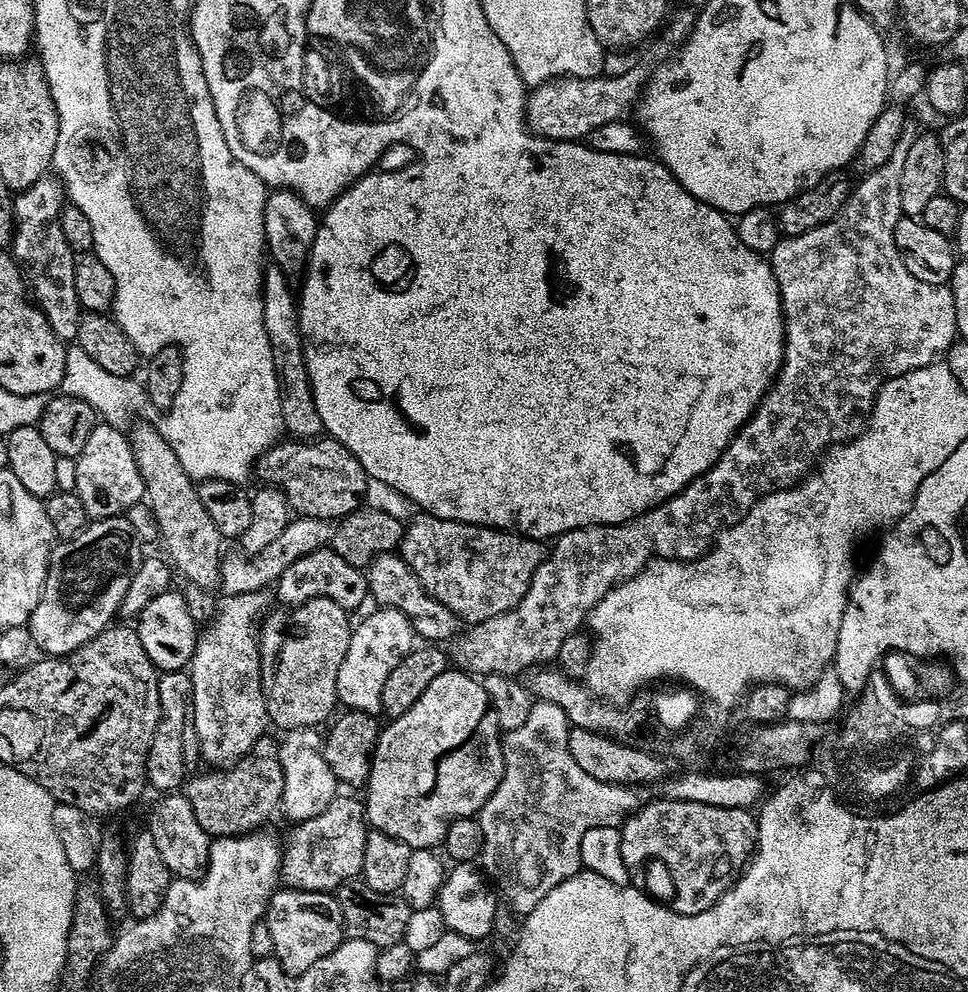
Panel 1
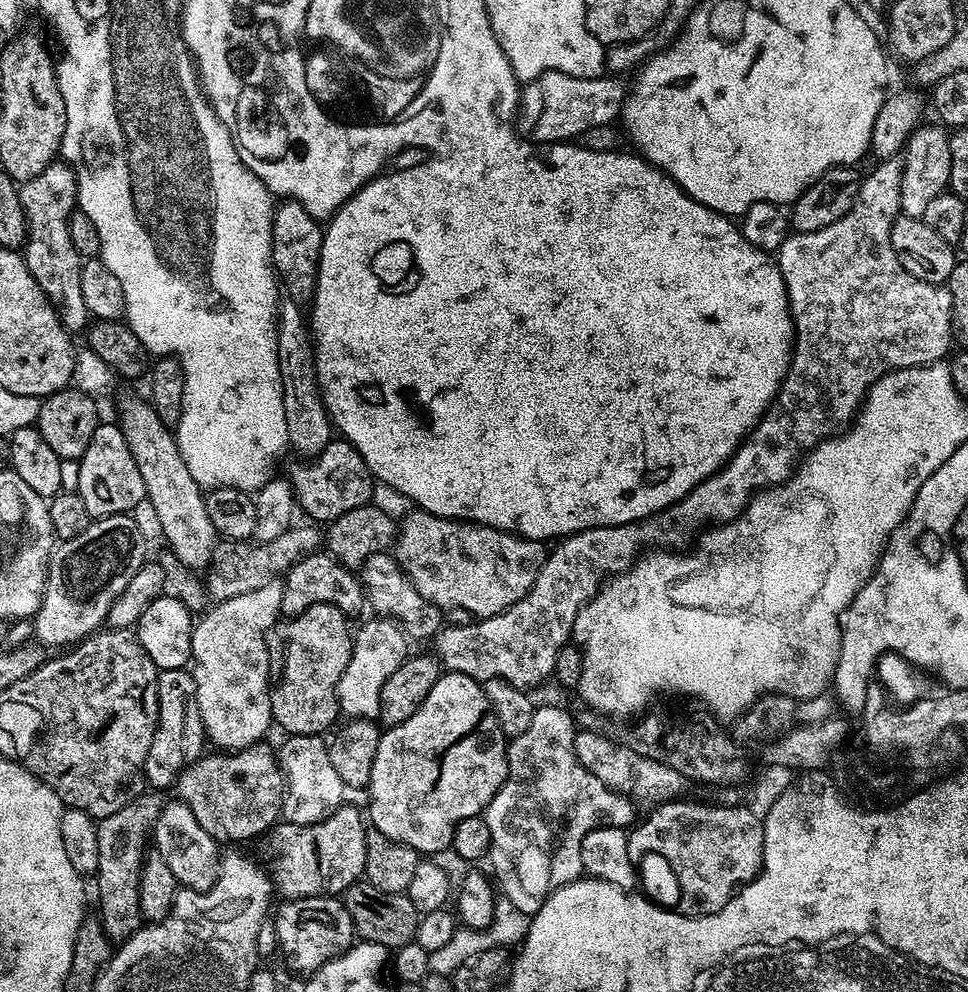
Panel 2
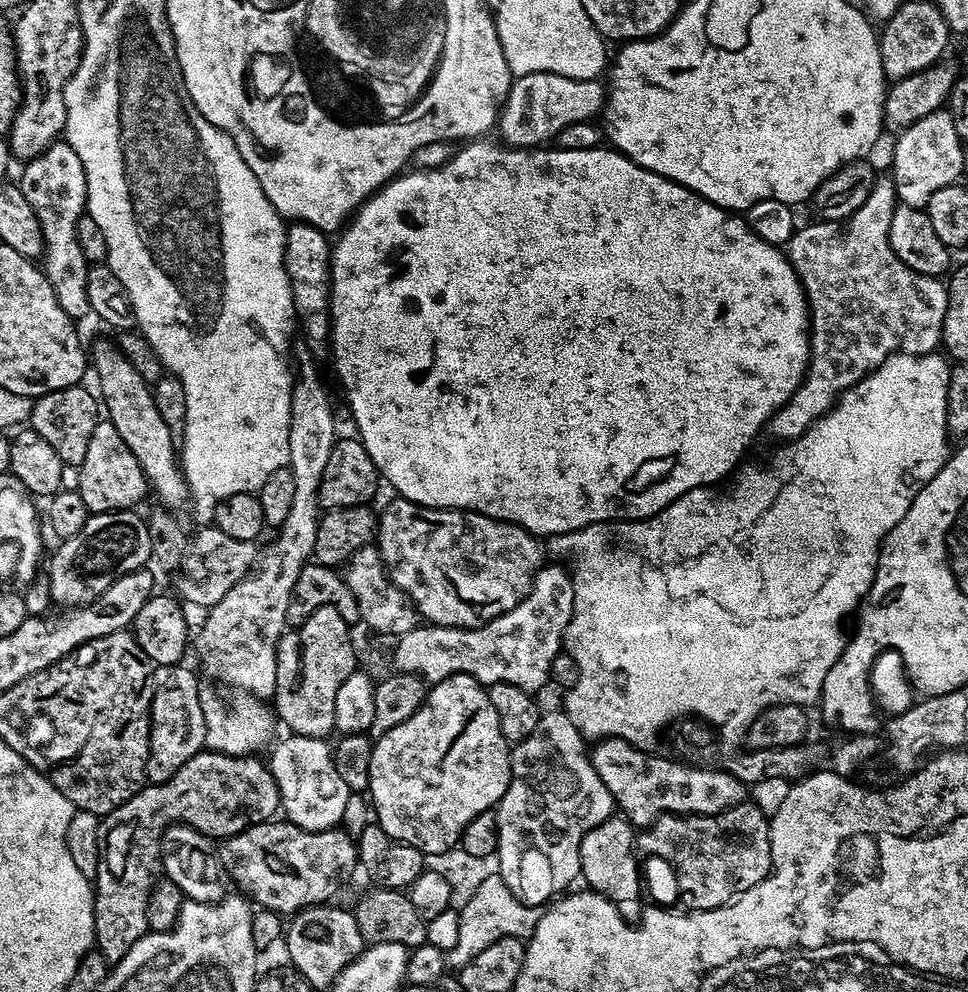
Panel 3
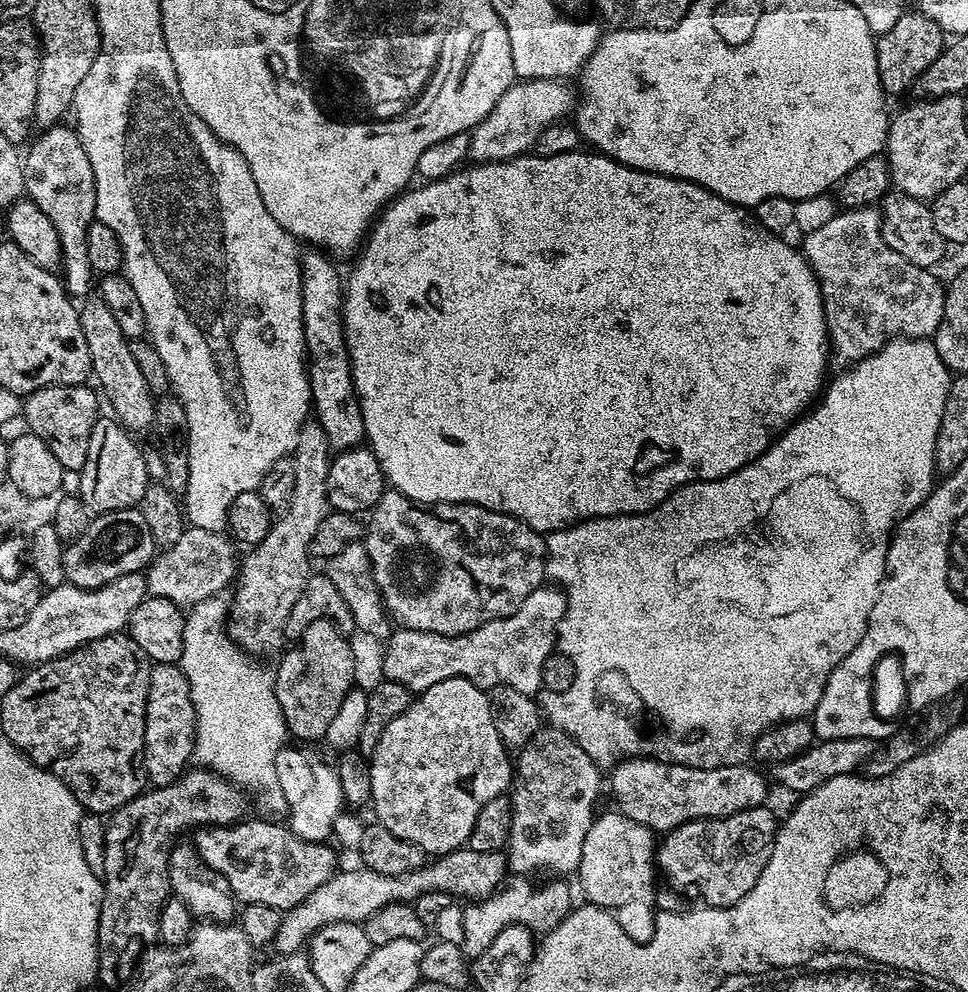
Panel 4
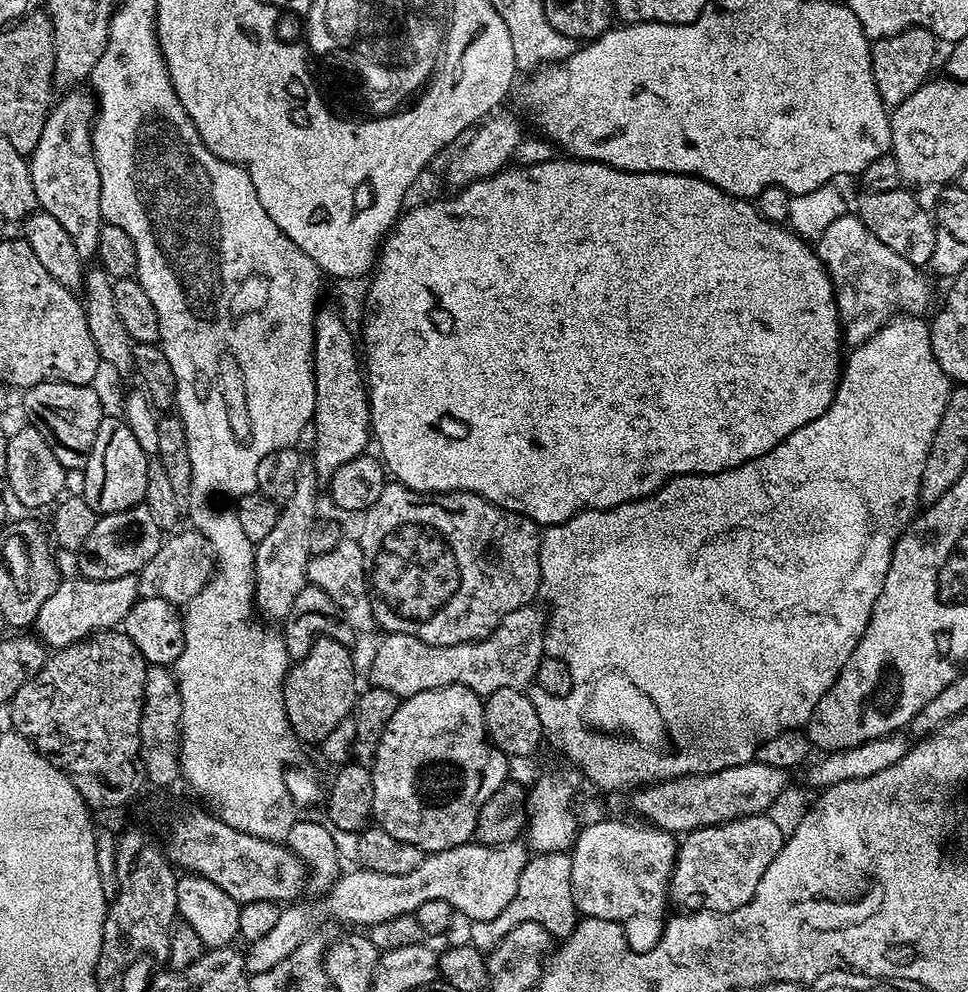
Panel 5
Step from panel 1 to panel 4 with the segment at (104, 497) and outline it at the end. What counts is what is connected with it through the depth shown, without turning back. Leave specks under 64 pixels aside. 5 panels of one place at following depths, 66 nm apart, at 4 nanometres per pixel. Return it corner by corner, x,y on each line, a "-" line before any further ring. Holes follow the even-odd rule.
115,418
97,419
90,434
90,450
86,454
86,466
80,469
81,488
79,497
89,513
113,512
139,505
146,486
150,483
143,461
141,445
136,445
133,433
120,425

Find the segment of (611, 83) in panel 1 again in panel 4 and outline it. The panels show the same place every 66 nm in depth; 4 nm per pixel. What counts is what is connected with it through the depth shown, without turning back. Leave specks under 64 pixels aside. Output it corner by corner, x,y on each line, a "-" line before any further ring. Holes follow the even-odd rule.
520,80
512,83
506,94
494,102
494,110
490,110
490,114
486,114
486,118
471,129
468,160
477,164
493,164
525,155
542,130
573,115
578,96
566,85
559,80

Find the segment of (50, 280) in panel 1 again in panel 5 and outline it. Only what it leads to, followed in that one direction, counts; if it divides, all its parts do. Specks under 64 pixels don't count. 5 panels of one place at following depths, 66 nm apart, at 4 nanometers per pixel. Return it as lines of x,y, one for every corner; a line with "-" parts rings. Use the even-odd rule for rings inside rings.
68,90
64,96
55,101
46,118
46,126
42,126
42,138
38,138
38,146
30,153
28,169
30,170
30,182
34,182
34,194
39,211
50,214
70,234
70,242
74,244
74,250
78,252
81,260
88,262
96,255
96,246
100,237
100,229
104,215
102,214
102,178
100,167
96,161
96,155
92,149
92,130
98,101
91,91

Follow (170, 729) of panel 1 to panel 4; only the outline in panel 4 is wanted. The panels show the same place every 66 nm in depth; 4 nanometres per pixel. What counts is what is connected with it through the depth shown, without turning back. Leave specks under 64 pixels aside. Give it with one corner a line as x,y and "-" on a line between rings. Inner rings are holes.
153,663
144,715
143,758
147,783
161,788
179,780
193,759
195,746
196,711
190,694
190,682
186,682
186,674
179,663

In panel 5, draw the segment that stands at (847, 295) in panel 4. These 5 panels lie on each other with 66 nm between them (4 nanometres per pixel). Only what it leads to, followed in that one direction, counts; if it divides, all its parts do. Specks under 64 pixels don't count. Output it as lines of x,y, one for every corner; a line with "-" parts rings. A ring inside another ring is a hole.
846,214
830,222
830,226
826,226
826,230
816,237
814,247
832,283
845,345
865,344
880,329
881,324
888,323
894,316
925,315
924,311
932,300
932,292
920,273
923,271
917,265
906,262
902,254
894,254
886,242
874,238
859,215

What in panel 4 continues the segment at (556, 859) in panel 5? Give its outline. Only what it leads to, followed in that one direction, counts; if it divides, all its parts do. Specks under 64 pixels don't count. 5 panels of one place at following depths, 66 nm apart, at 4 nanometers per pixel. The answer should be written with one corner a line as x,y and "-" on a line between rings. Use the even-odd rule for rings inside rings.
517,875
510,884
505,883
491,896
483,897
477,902
469,903
464,908
464,942
463,950
466,956
475,958
480,956
503,928
512,924
523,924
530,929
545,932
562,921
572,911
572,892
562,878
554,878
537,889
527,880
525,875

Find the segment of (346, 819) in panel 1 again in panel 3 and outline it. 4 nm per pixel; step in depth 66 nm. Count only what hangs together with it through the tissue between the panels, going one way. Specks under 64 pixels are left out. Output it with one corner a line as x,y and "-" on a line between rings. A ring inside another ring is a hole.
273,818
264,824
251,824
246,830
221,839
218,851
229,881
235,887
237,884
240,887
237,889
243,895
255,901
260,908
268,908
271,912
281,914
295,914
301,908
331,901
331,896
343,886
344,879
352,871
357,871
356,840
348,837
342,829
343,827
337,826
321,832
311,832
302,830
296,824
289,824
287,819

